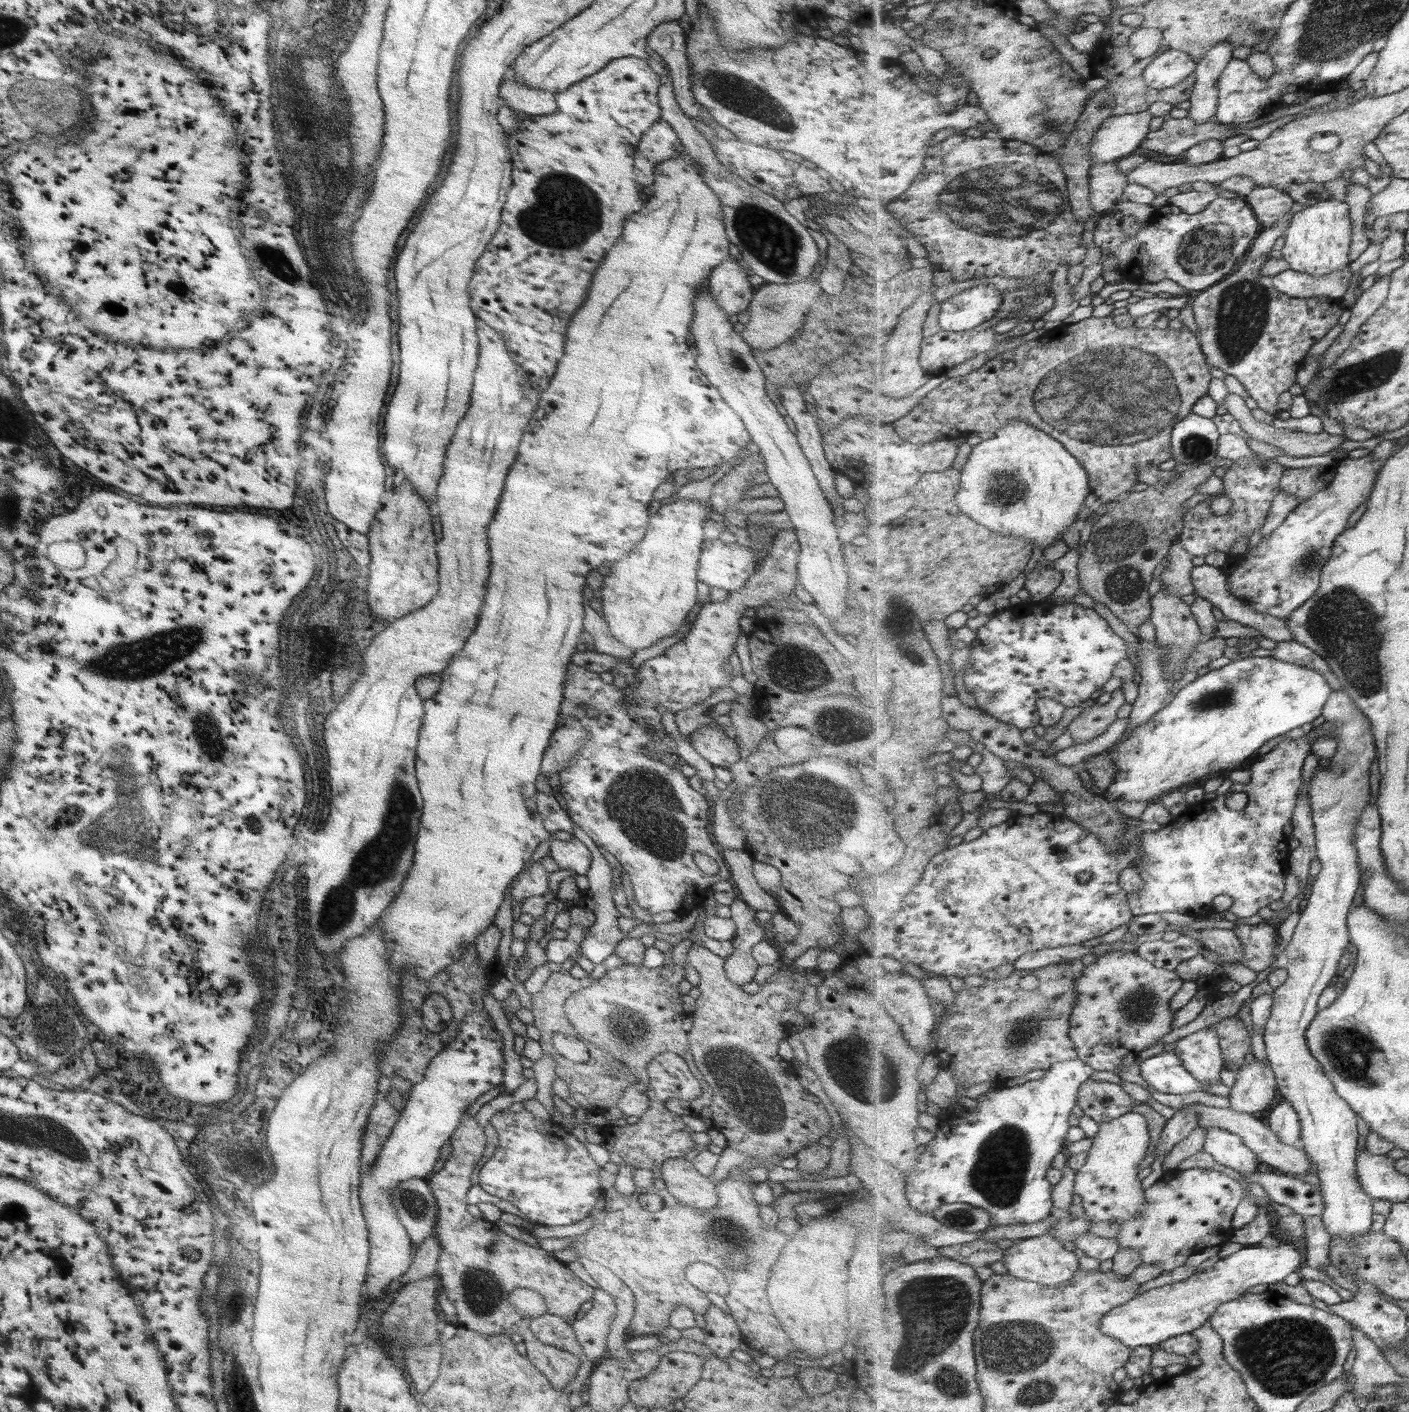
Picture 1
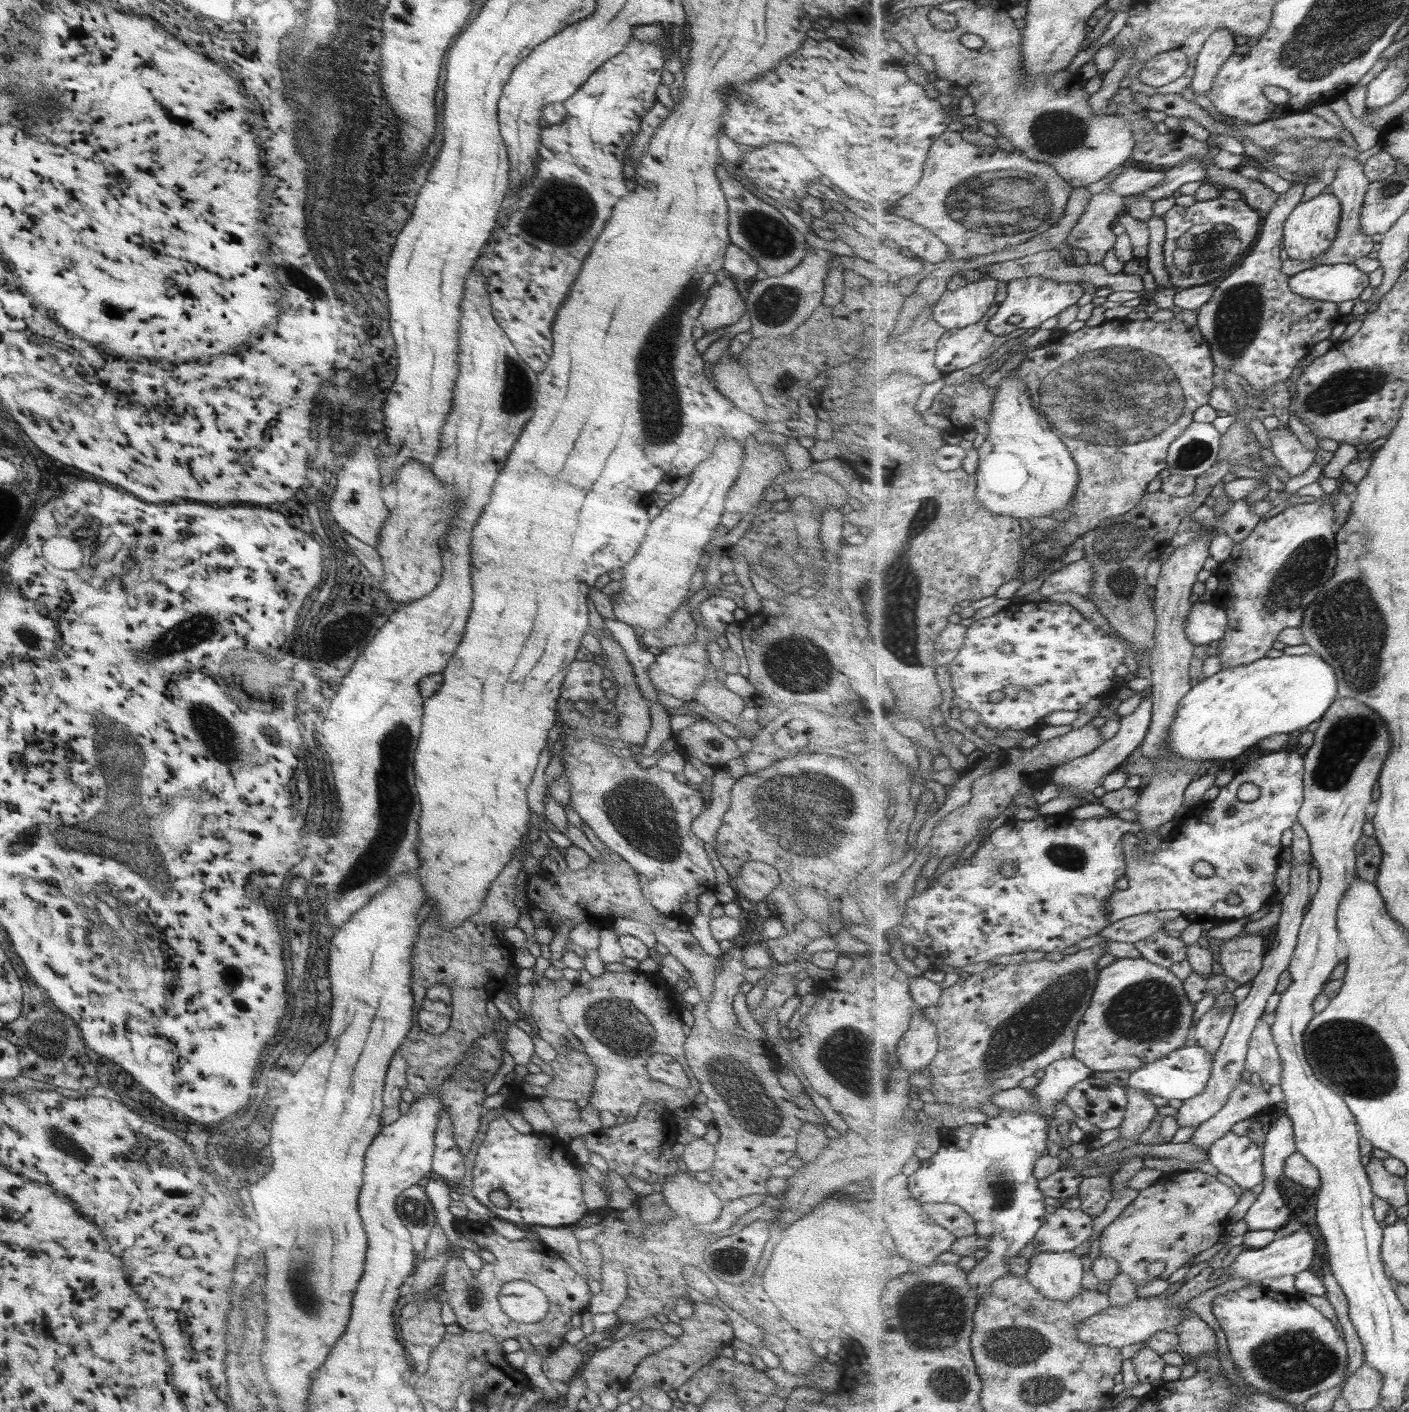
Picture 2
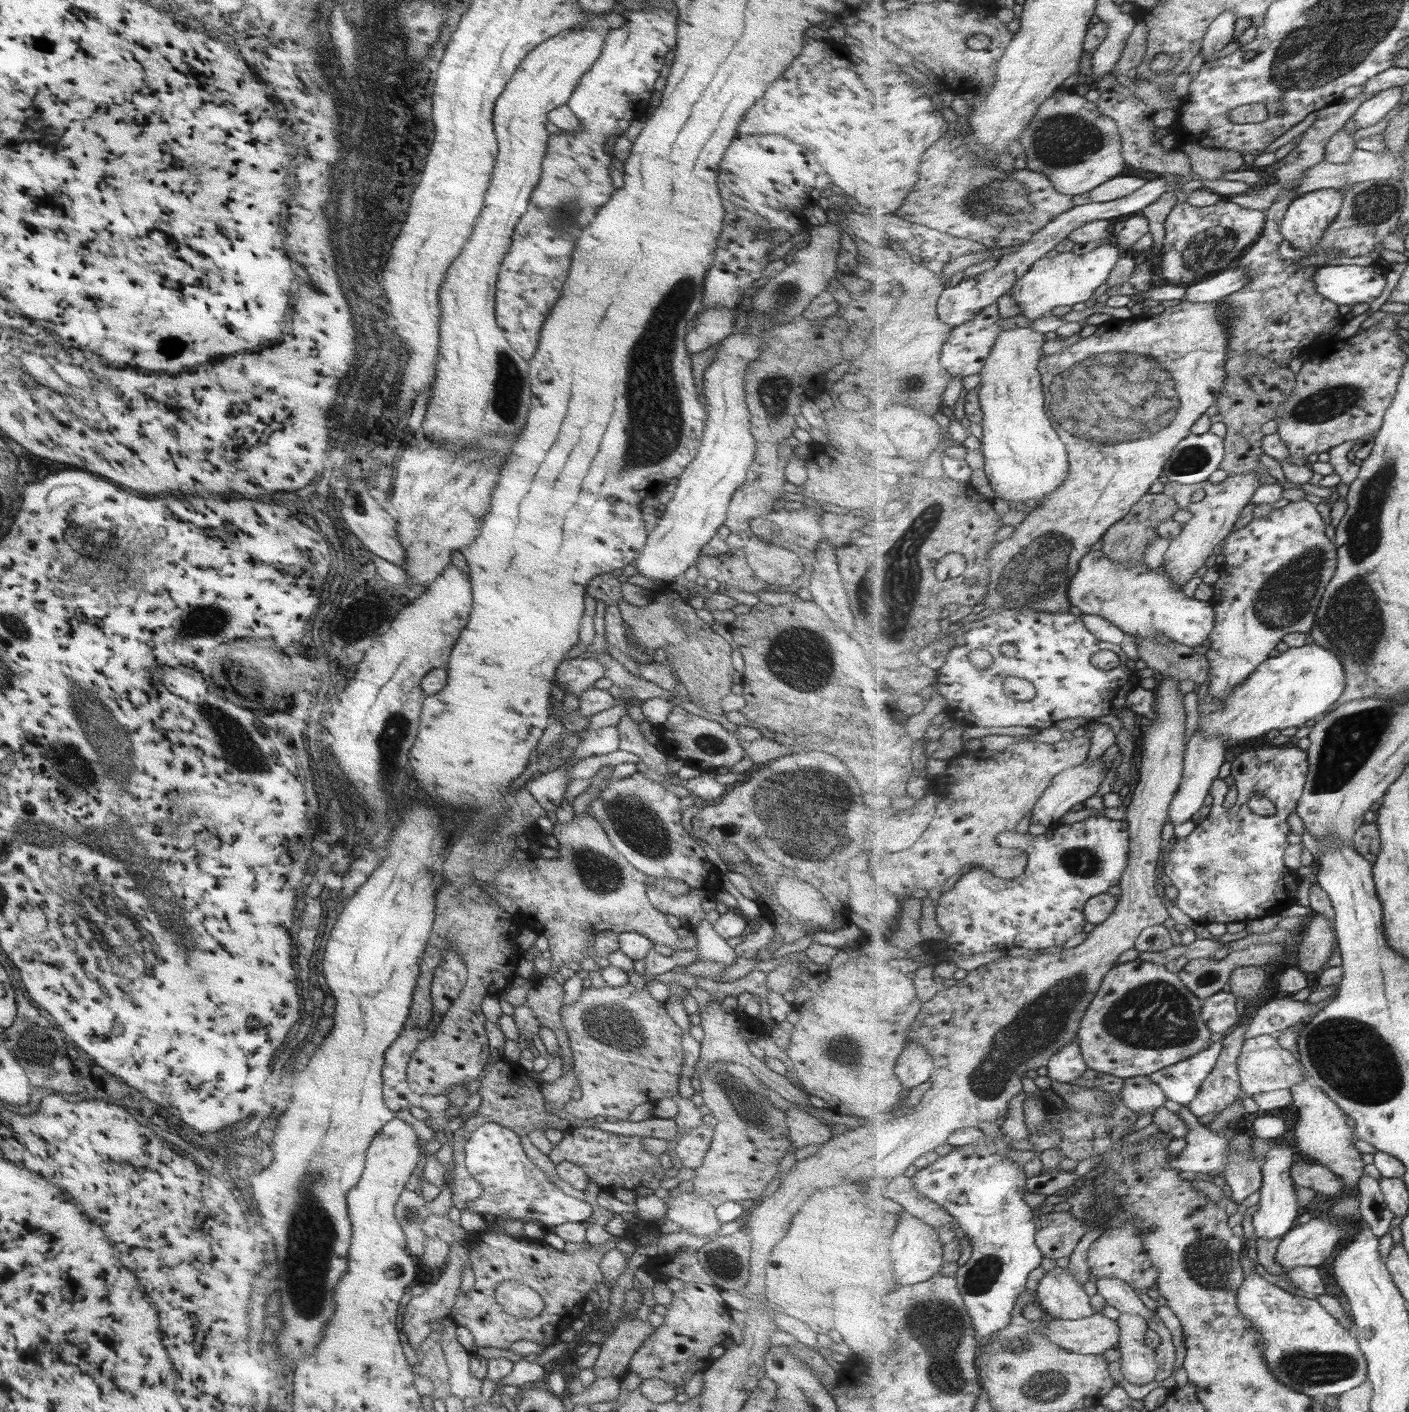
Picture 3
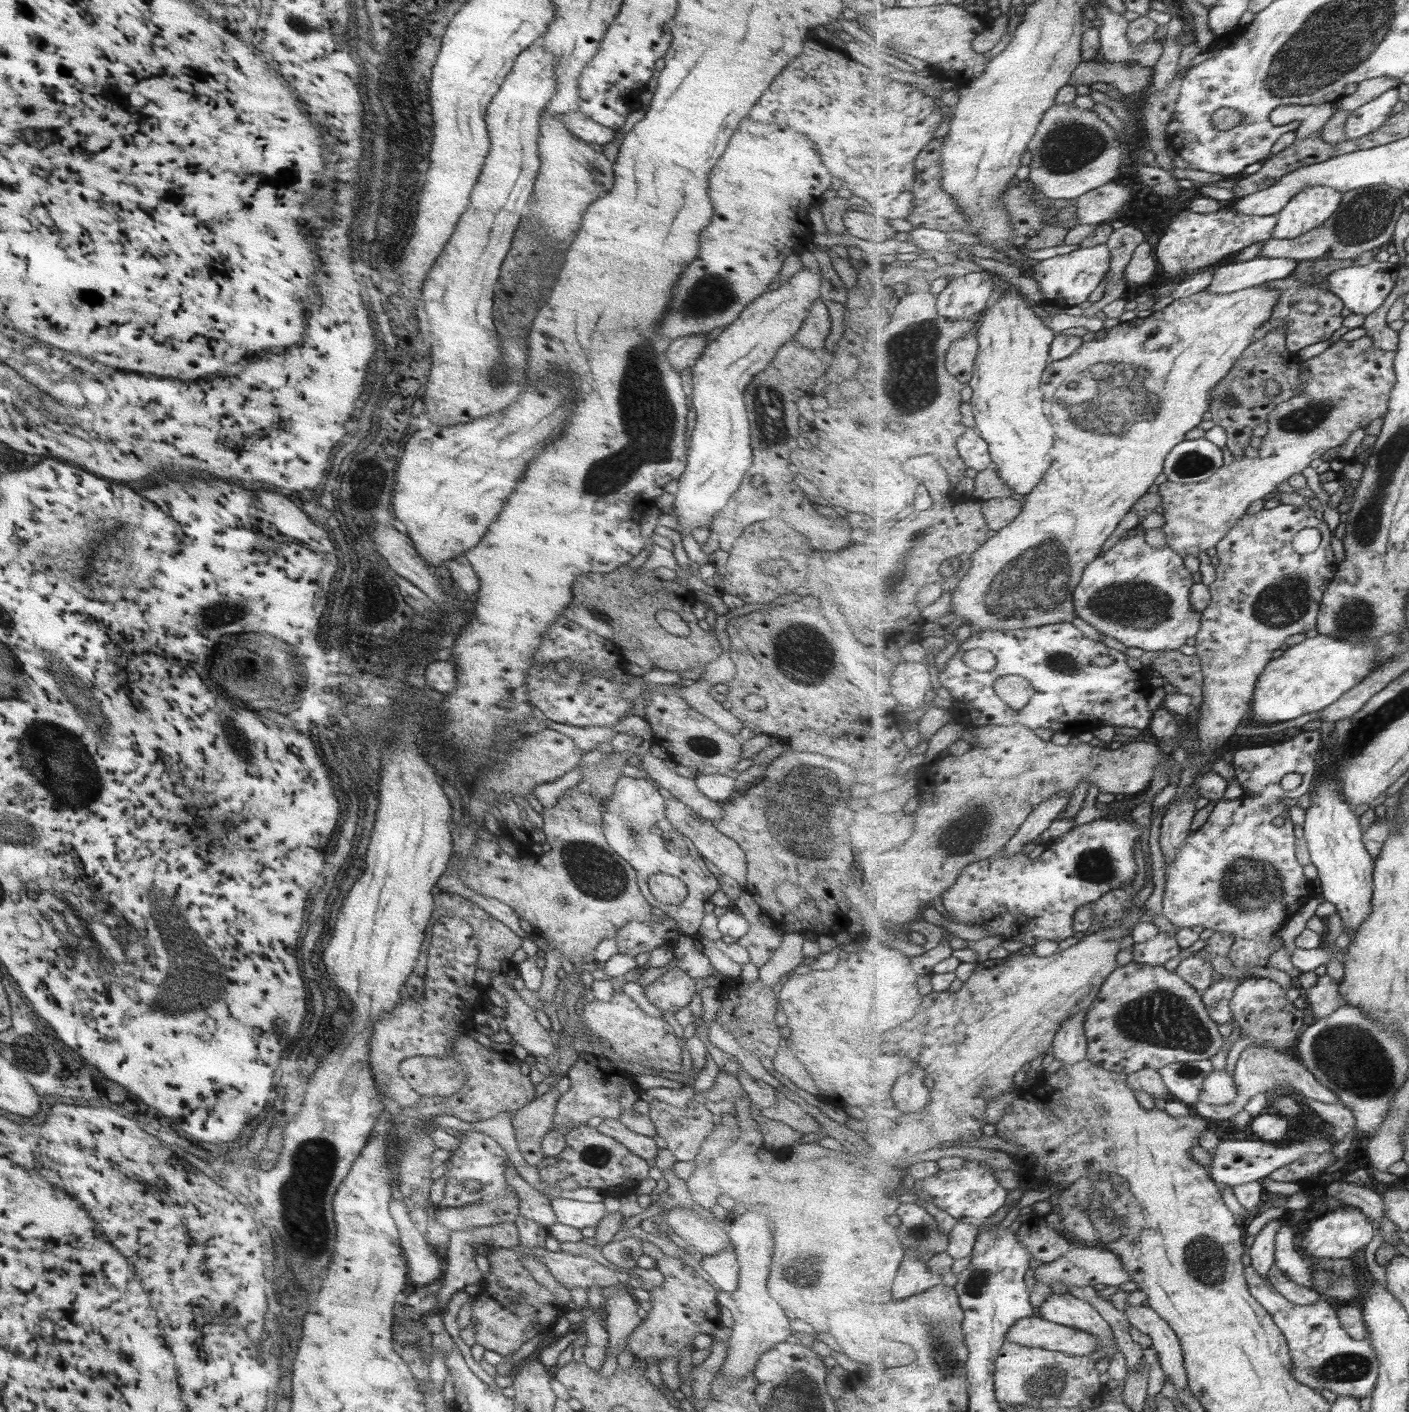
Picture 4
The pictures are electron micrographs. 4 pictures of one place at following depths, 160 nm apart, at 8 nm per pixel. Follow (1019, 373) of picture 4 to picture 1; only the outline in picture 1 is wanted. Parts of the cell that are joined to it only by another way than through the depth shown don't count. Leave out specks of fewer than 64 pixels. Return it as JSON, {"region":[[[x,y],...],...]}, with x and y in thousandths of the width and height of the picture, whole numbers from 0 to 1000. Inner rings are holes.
{"region":[[[720,297],[705,309],[690,317],[681,334],[682,346],[678,356],[686,365],[713,380],[726,380],[740,390],[752,383],[756,375],[764,370],[771,351],[775,349],[769,329],[754,314],[727,297]]]}

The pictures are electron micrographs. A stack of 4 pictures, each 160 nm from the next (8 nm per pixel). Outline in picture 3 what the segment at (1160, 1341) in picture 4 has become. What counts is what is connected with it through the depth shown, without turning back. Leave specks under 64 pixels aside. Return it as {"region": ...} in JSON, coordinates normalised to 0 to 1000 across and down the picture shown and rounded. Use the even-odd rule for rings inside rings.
{"region":[[[781,904],[778,907],[778,915],[784,919],[786,924],[796,930],[809,931],[815,936],[820,931],[820,928],[815,928],[808,916],[804,911],[796,904]]]}

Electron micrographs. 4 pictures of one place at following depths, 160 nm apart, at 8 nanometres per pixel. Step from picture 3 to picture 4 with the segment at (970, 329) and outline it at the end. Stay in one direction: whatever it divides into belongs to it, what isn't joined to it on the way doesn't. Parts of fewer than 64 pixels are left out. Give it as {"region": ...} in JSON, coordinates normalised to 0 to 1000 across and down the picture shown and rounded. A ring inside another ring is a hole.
{"region":[[[696,222],[696,224],[692,226],[693,229],[689,235],[684,237],[683,239],[678,241],[676,245],[671,251],[671,261],[673,261],[676,266],[684,271],[689,270],[691,266],[693,254],[696,249],[693,238],[696,235],[698,222]]]}

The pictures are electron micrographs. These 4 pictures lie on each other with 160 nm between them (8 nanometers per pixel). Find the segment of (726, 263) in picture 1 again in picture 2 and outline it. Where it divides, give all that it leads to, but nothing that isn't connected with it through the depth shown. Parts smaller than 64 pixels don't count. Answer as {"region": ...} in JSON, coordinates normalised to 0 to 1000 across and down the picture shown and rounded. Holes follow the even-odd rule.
{"region":[[[512,190],[510,191],[494,225],[496,227],[496,231],[501,237],[507,232],[515,232],[523,228],[529,221],[528,212],[522,205],[521,199]]]}

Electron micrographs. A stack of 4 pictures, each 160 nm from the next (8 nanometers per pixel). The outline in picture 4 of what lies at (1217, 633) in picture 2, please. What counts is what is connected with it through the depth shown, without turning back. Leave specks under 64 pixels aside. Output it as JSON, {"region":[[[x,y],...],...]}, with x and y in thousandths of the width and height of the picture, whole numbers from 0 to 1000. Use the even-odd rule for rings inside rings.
{"region":[[[812,379],[797,380],[770,404],[768,412],[762,420],[764,436],[780,448],[793,451],[801,458],[810,459],[814,462],[837,460],[844,452],[848,453],[852,449],[854,441],[853,433],[850,433],[845,428],[847,407],[842,404],[840,396],[830,387],[818,389],[813,384]]]}

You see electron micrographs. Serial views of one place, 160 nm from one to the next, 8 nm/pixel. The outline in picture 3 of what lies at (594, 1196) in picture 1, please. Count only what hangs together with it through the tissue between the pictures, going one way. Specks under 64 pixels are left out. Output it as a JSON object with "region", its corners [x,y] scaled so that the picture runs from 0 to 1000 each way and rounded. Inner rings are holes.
{"region":[[[351,795],[341,796],[333,804],[329,814],[330,827],[341,840],[341,846],[331,851],[331,858],[370,864],[390,870],[400,865],[415,865],[419,860],[418,853],[401,846],[390,837],[373,819],[369,807],[363,800]]]}

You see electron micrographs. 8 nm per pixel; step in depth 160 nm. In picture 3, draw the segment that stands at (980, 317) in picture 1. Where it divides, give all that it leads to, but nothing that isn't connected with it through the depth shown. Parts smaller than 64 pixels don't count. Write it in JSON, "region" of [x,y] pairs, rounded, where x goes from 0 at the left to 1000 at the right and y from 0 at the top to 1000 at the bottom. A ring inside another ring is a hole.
{"region":[[[823,125],[815,128],[809,135],[801,137],[801,139],[789,142],[789,143],[774,143],[773,144],[763,146],[760,149],[757,149],[754,152],[747,156],[742,161],[735,164],[732,170],[730,170],[727,173],[725,173],[717,179],[711,181],[706,190],[700,191],[698,194],[695,194],[691,197],[683,197],[680,202],[673,202],[666,212],[666,225],[671,229],[676,232],[682,231],[682,229],[691,227],[698,220],[699,217],[706,215],[710,210],[713,210],[713,208],[718,207],[720,200],[732,191],[733,187],[740,183],[744,178],[749,177],[750,173],[753,173],[756,169],[760,169],[760,166],[766,161],[776,157],[786,156],[791,157],[801,153],[811,152],[813,147],[822,143],[827,137],[830,136],[830,134],[830,127],[828,125]]]}

